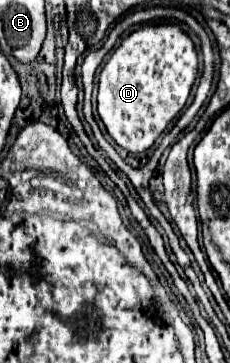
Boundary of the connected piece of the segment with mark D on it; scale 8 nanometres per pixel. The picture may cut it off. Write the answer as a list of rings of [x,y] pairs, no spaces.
[[[146,24],[129,34],[99,76],[97,110],[109,136],[129,152],[145,152],[185,106],[197,76],[191,38],[177,26]]]

